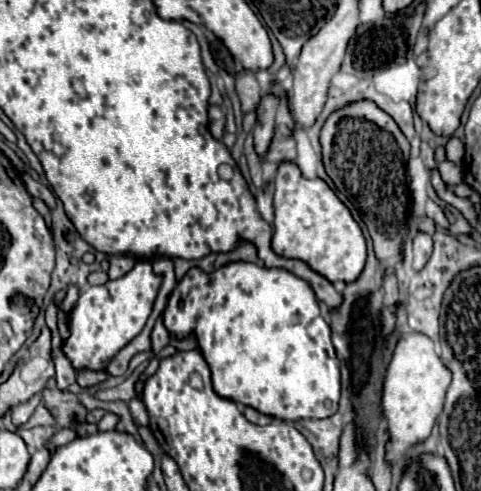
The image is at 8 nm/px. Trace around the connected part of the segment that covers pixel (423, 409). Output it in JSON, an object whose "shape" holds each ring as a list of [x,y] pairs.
{"shape":[[[421,332],[401,334],[397,348],[393,352],[391,364],[385,374],[383,384],[383,412],[391,440],[387,442],[387,460],[391,462],[399,452],[407,450],[411,444],[423,442],[433,426],[437,416],[443,410],[445,392],[451,382],[451,372],[435,354],[433,340]]]}

